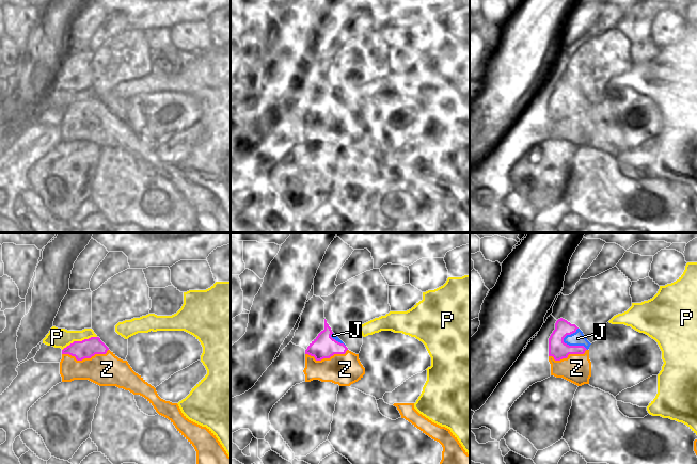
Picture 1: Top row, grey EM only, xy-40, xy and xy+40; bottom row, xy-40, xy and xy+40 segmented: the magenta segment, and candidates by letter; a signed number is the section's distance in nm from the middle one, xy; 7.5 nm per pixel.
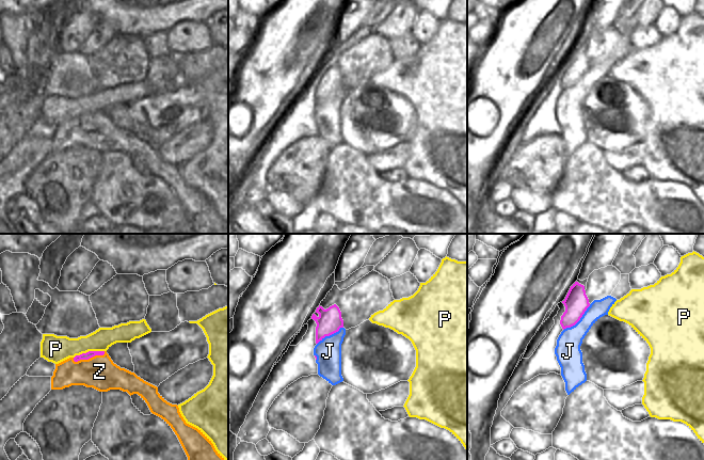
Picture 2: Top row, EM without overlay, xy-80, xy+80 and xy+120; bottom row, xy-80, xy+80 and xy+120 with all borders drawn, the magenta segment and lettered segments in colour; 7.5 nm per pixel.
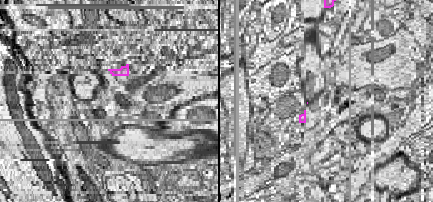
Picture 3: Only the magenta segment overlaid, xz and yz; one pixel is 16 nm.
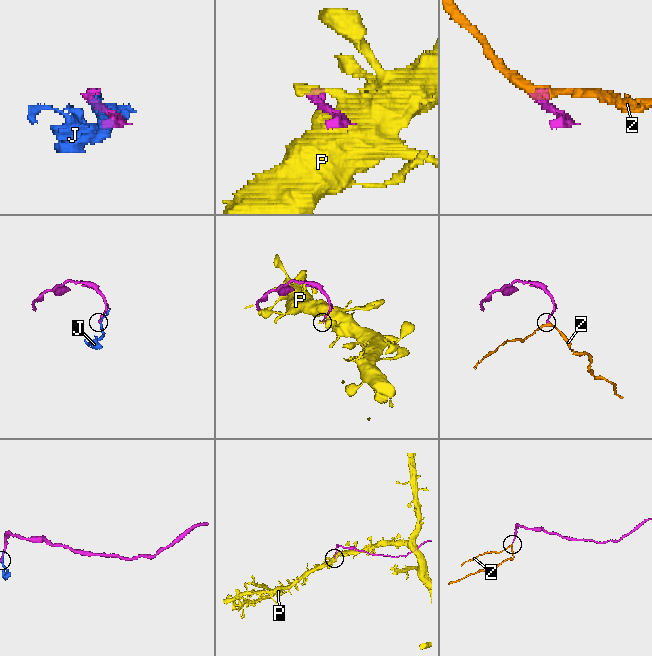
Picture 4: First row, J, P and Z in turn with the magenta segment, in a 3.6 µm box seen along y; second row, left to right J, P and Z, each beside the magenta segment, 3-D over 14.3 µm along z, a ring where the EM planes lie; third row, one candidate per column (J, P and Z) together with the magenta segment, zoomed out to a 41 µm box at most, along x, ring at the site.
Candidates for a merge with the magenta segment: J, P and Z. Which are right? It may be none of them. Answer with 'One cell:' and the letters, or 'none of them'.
One cell: none of them

